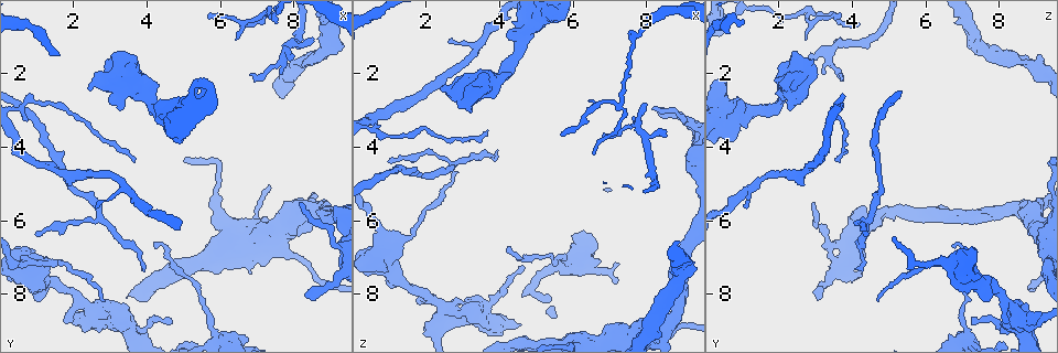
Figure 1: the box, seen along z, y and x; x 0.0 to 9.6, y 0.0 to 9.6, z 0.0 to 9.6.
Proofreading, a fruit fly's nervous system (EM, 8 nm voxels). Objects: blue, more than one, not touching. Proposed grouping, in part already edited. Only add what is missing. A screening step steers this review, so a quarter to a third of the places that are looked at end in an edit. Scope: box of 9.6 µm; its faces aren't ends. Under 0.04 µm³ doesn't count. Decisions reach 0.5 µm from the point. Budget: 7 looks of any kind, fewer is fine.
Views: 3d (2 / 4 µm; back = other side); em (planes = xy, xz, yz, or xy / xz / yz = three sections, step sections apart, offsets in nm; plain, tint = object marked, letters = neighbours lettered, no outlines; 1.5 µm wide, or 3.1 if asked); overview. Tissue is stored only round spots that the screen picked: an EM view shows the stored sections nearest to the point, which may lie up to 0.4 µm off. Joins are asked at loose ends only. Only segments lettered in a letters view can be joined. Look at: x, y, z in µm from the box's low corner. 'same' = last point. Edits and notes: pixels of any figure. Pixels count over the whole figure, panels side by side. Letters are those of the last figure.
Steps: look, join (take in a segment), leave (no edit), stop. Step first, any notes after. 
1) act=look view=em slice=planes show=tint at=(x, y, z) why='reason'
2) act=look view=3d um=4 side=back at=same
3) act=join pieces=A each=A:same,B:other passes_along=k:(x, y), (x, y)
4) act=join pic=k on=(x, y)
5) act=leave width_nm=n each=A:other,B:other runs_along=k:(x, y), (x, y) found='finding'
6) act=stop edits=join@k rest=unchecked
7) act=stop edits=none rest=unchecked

act=look view=em slice=xy step=8 show=letters at=(3.65, 4.35, 3.55) why='branch stops here'

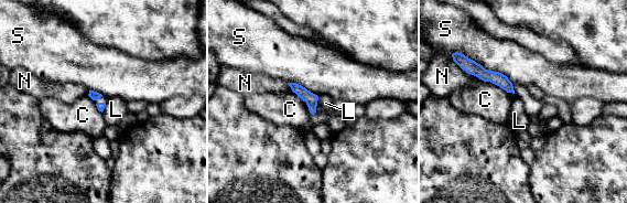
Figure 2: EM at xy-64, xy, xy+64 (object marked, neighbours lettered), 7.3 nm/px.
act=look view=em slice=planes show=letters at=same why='another direction'

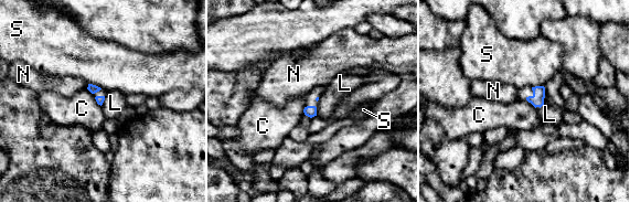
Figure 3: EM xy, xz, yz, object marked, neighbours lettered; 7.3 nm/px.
act=leave width_nm=70 each=C:other,L:other,N:other,S:other border=3:(526, 99), (535, 108) found='none of them fits'

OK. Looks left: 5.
act=look view=em slice=yz step=8 show=letters at=(4.20, 6.70, 6.70) why='free end'

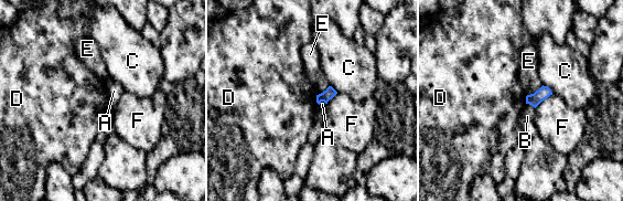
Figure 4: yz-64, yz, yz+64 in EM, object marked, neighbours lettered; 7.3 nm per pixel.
act=look view=em slice=planes show=letters at=same

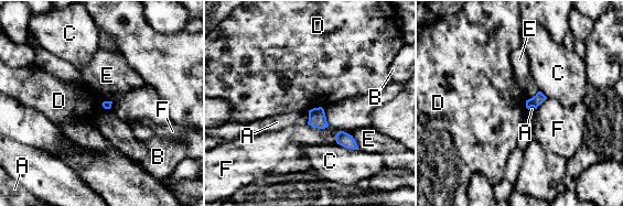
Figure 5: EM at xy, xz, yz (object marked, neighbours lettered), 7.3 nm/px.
act=leave longest_contact=C:180nm each=A:other,B:other,C:other,D:other,E:other,F:other border=5:(322, 107), (313, 107), (309, 110) found='no lettered segment goes on from it'

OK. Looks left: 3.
act=look view=3d um=2 at=(0.95, 6.45, 4.35) why='branch stops here'

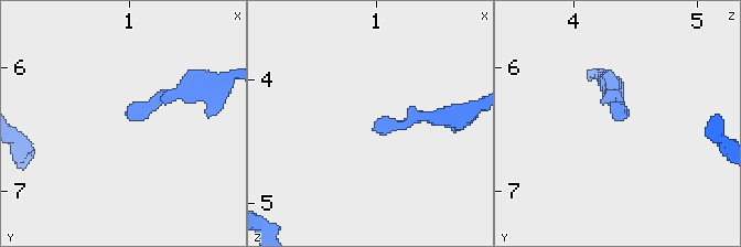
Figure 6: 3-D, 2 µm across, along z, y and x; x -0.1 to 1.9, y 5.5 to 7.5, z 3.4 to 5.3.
act=look view=em slice=planes show=letters at=(0.98, 6.40, 4.40)

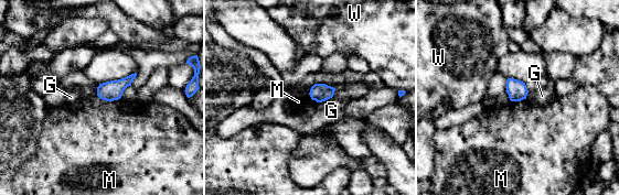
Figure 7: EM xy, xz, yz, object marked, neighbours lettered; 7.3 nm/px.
act=leave width_nm=130 each=G:other,M:other,W:other border=7:(96, 95), (106, 100), (120, 98) found='none of them fits'

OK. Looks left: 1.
act=stop edits=none rest=unchecked

